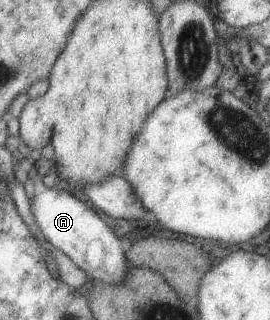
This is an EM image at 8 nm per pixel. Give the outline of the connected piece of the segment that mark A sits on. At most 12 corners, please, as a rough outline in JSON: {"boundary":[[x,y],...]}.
{"boundary":[[46,186],[29,204],[87,280],[123,281],[126,246],[91,207]]}

